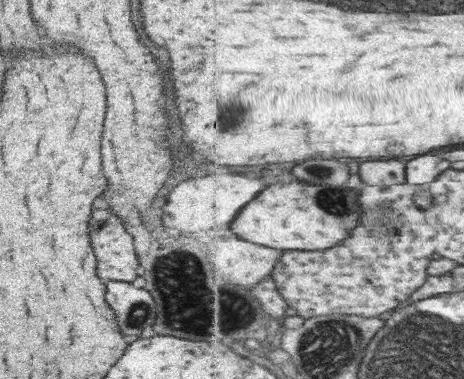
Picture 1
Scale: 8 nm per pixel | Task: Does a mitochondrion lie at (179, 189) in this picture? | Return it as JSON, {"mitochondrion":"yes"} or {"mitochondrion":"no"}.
{"mitochondrion":"no"}

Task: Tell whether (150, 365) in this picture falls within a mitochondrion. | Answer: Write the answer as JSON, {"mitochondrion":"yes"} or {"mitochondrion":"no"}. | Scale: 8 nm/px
{"mitochondrion":"no"}

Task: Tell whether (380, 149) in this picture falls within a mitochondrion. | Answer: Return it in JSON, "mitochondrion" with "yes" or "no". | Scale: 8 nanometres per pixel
{"mitochondrion":"no"}

